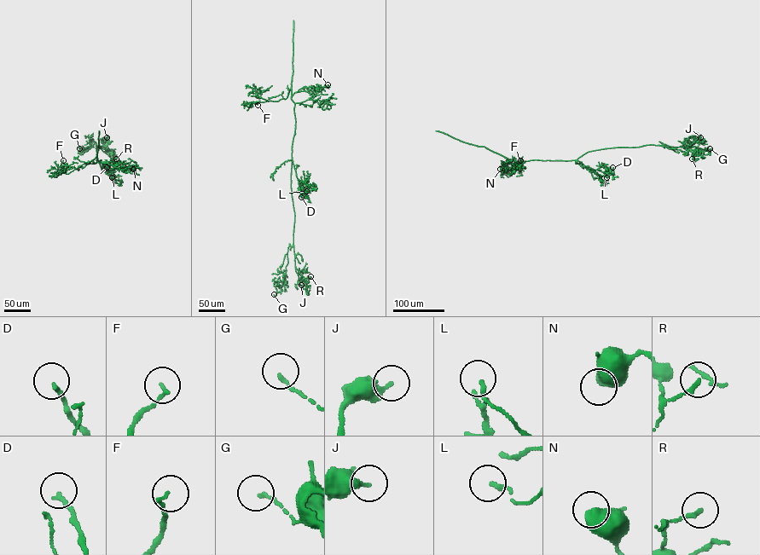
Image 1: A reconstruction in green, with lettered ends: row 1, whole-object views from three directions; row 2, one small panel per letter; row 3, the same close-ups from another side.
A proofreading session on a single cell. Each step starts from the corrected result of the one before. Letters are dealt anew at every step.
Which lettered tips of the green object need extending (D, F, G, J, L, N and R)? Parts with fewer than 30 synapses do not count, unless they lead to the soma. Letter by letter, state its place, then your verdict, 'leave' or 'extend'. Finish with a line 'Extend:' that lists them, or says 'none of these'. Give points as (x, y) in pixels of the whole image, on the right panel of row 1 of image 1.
D: (612, 167) | leave
F: (520, 160) | leave
G: (710, 148) | leave
J: (700, 137) | leave
L: (606, 177) | leave
N: (500, 169) | leave
R: (692, 158) | leave
Extend: none of these

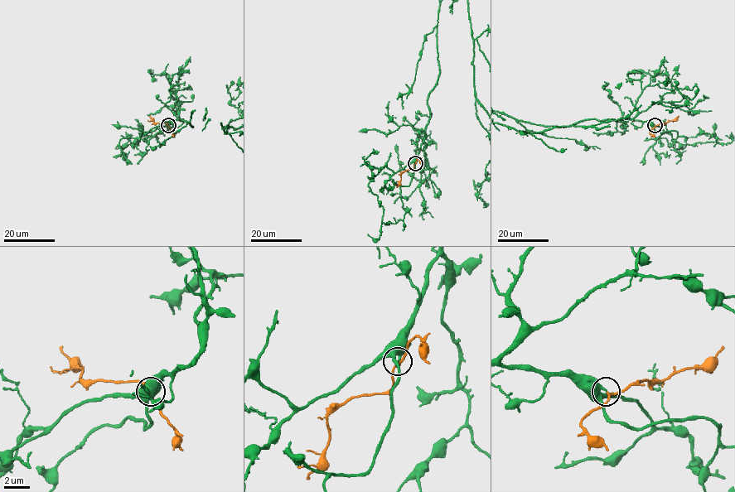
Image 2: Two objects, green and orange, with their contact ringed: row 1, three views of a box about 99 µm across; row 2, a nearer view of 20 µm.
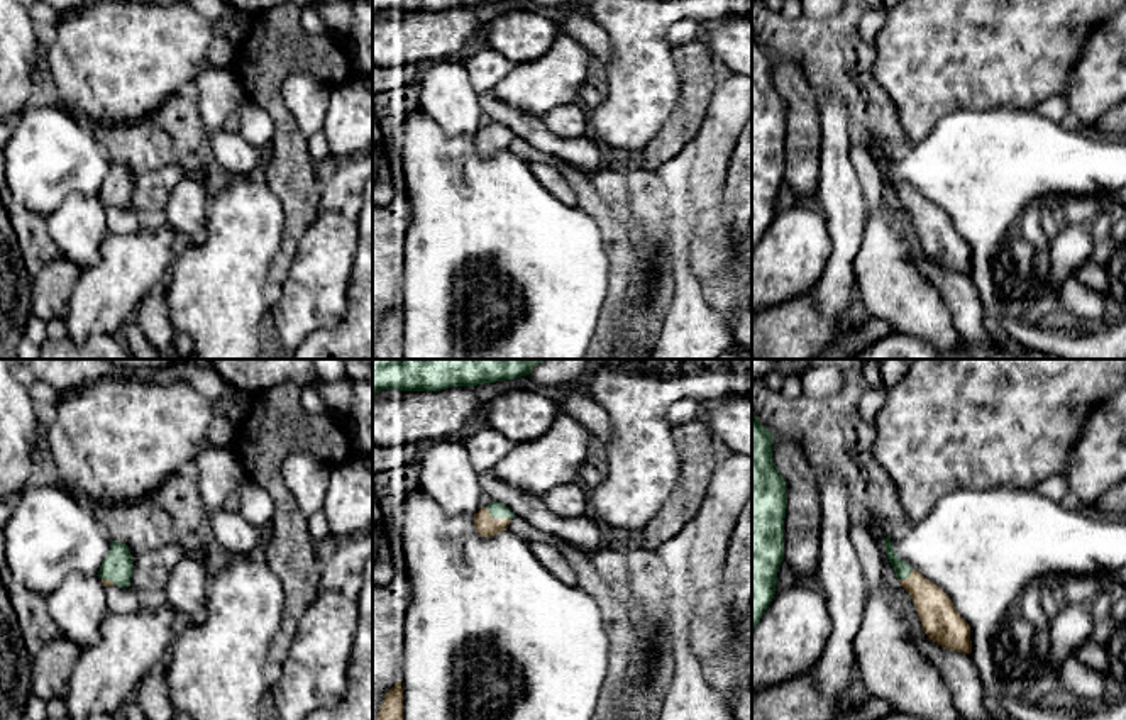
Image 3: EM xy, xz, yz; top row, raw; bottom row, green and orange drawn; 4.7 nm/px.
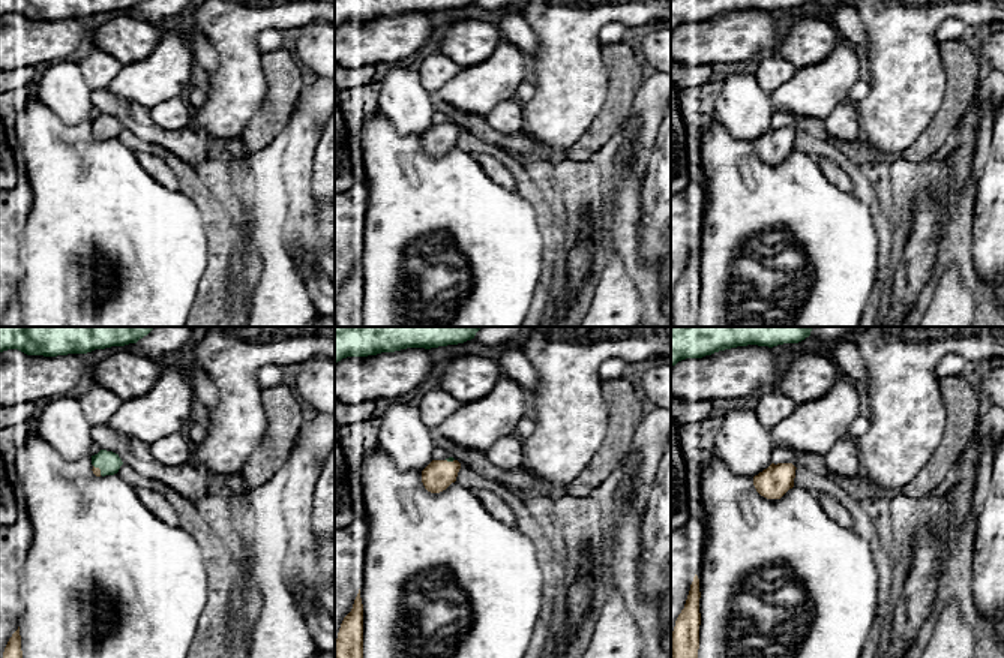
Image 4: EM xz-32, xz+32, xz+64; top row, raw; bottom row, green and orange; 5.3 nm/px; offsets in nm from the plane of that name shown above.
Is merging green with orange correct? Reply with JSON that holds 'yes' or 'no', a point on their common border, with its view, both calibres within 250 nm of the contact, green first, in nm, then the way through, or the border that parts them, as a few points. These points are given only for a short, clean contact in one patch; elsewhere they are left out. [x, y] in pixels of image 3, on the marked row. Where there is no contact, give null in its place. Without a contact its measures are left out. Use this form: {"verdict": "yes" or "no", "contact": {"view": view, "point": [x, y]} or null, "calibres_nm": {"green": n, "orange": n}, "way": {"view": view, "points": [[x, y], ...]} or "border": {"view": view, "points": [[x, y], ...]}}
{"verdict": "yes", "contact": {"view": "xz", "point": [496, 517]}, "calibres_nm": {"green": 80, "orange": 100}, "way": {"view": "xz", "points": [[498, 510], [496, 517], [486, 526]]}}

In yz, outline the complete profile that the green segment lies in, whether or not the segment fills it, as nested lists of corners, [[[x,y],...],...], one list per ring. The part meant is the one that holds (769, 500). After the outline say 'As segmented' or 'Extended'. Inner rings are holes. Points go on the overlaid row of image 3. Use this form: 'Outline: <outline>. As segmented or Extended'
Outline: [[[752,408],[752,630],[769,608],[784,561],[787,486],[772,459],[774,435]]]. As segmented

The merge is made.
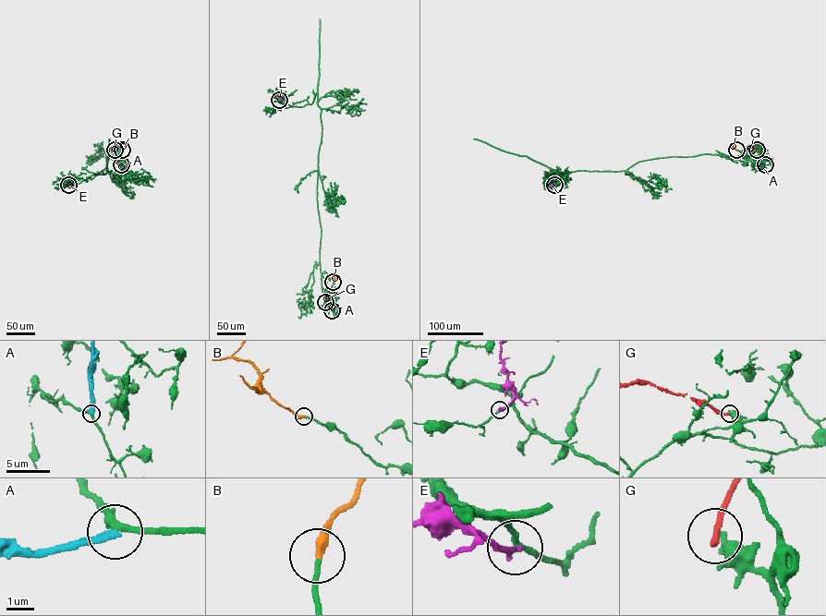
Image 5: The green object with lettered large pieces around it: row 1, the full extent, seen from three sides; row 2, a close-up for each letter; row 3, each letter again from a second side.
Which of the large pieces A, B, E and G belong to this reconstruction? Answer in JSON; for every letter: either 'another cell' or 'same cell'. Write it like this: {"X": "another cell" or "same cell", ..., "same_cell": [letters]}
{"A": "another cell", "B": "same cell", "E": "another cell", "G": "another cell", "same_cell": ["B"]}

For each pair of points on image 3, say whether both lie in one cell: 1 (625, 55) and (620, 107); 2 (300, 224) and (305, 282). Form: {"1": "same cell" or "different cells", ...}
{"1": "same cell", "2": "different cells"}

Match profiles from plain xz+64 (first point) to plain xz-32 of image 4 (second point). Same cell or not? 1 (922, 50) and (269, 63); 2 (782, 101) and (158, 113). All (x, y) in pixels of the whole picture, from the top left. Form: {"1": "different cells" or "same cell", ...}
{"1": "different cells", "2": "different cells"}

